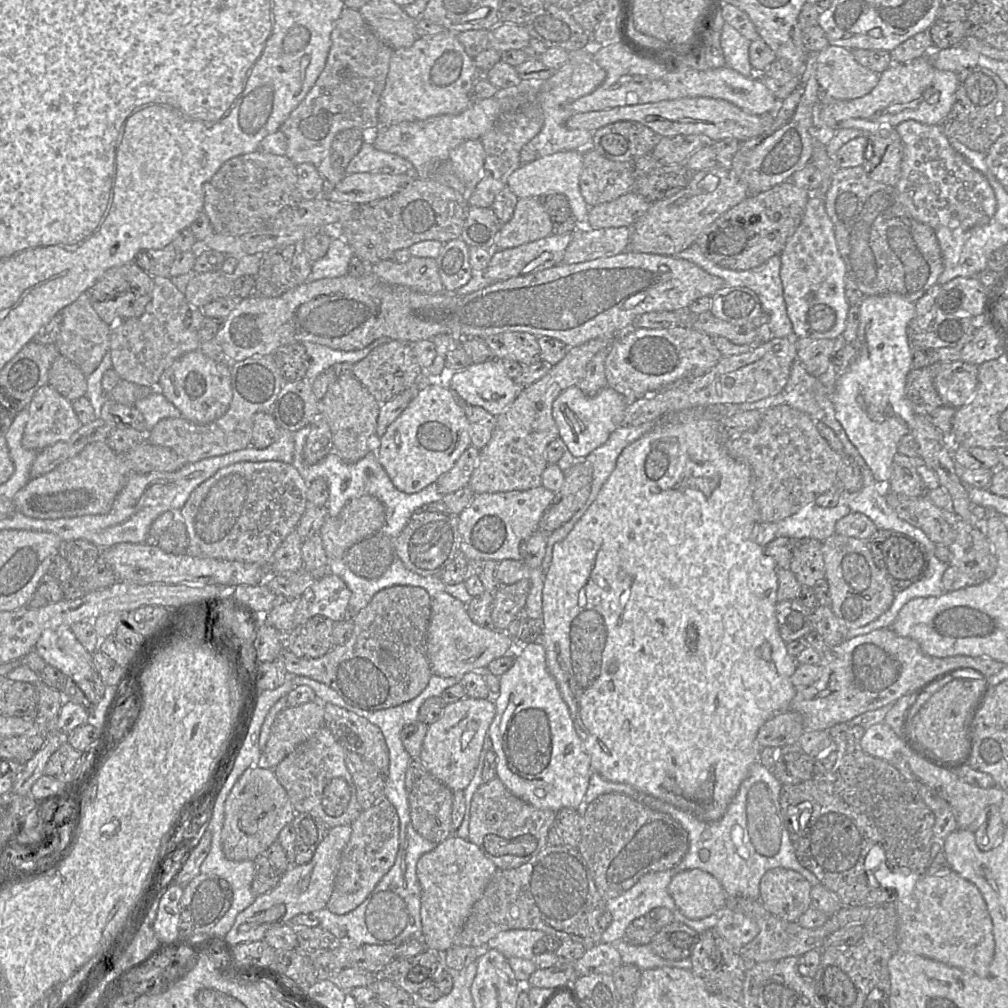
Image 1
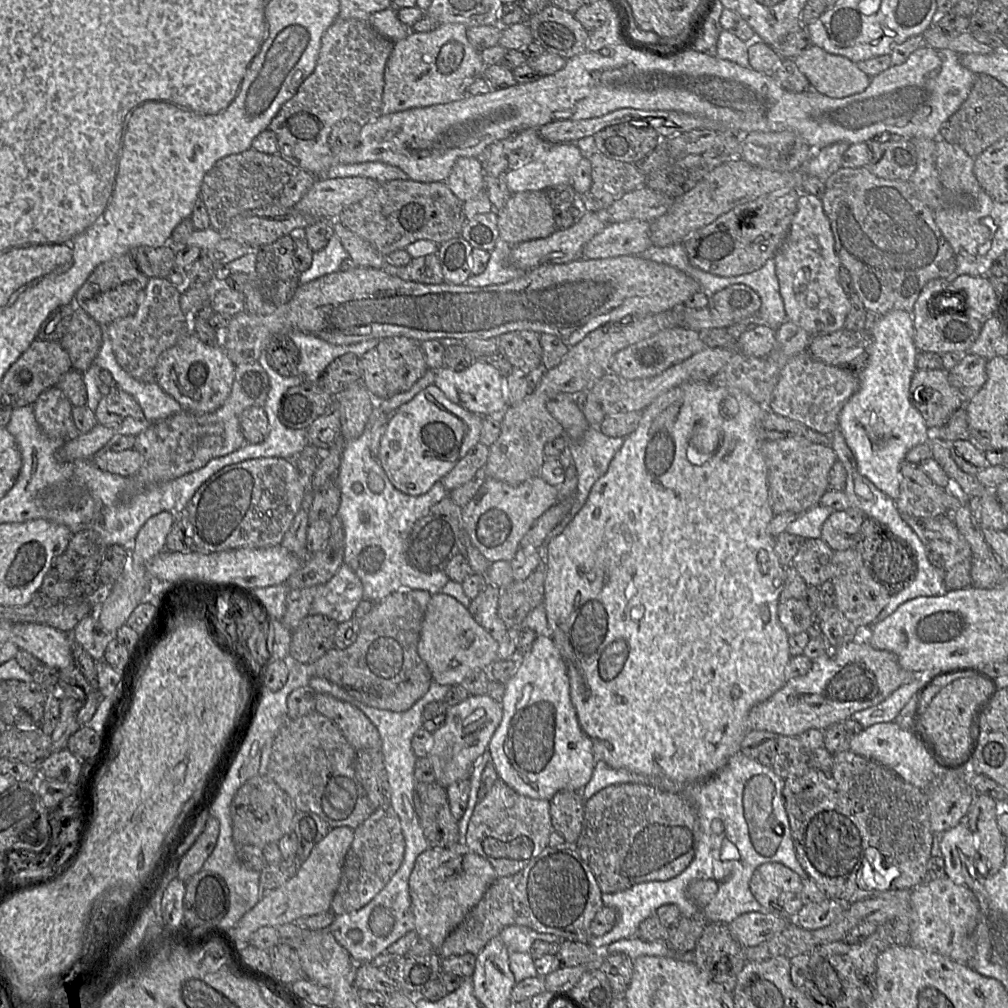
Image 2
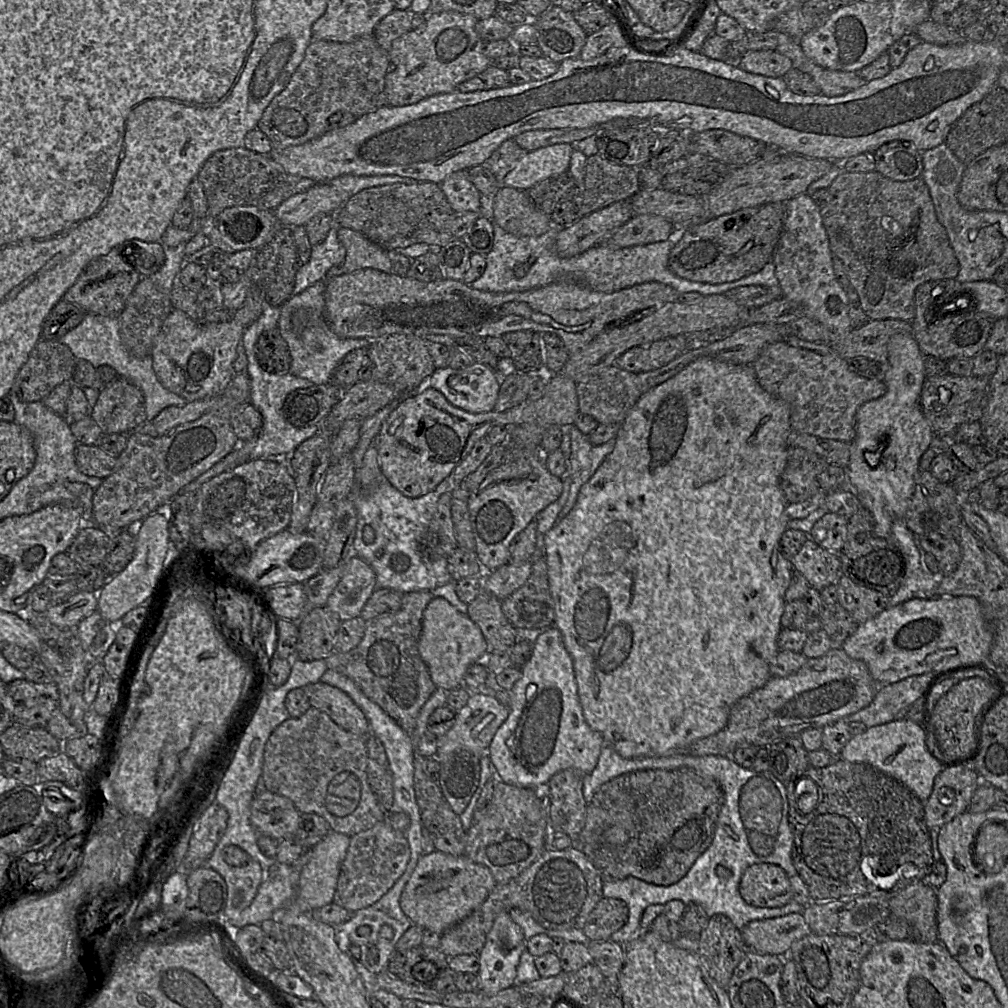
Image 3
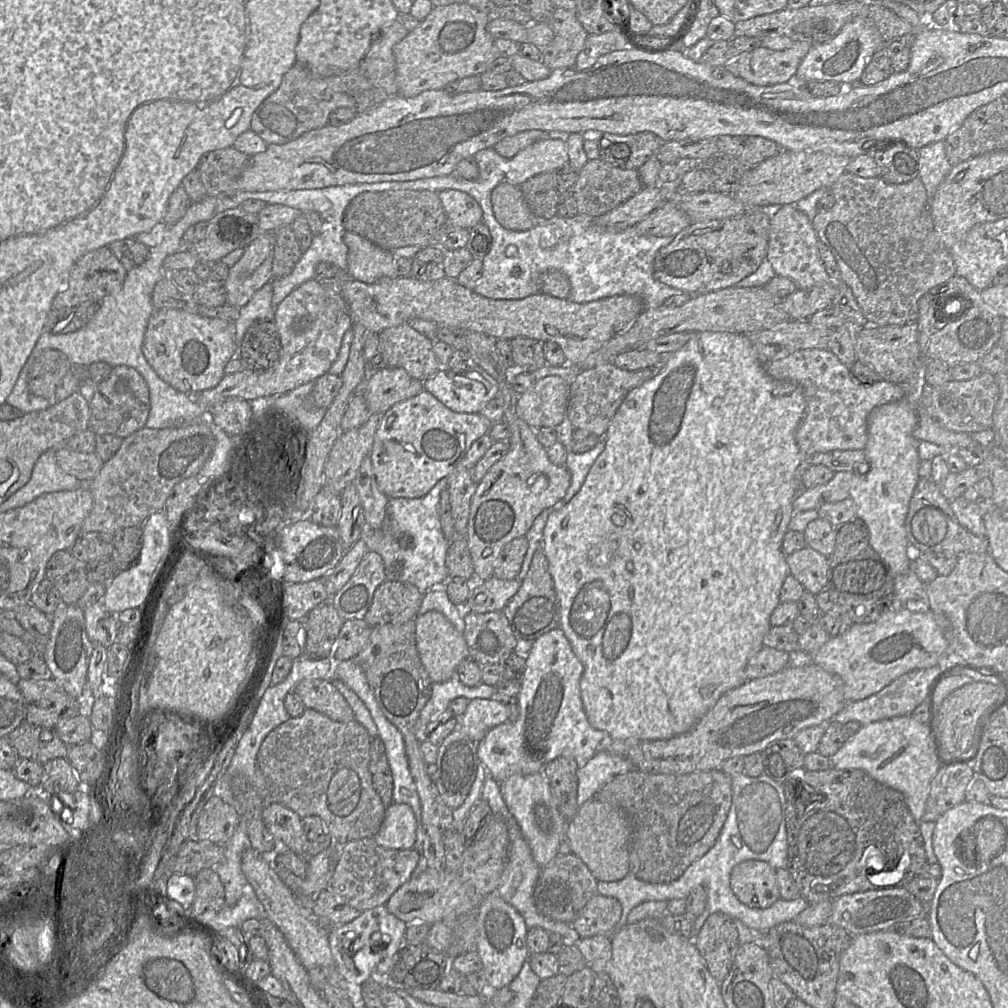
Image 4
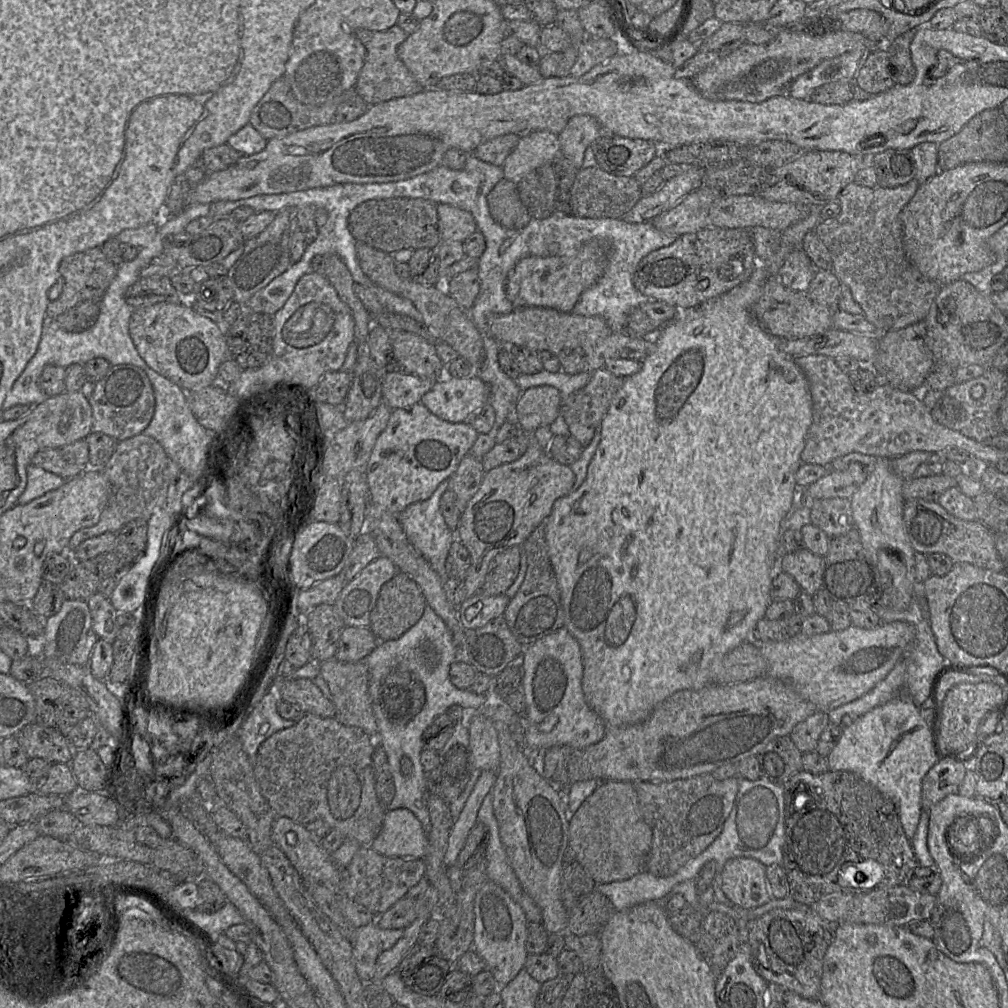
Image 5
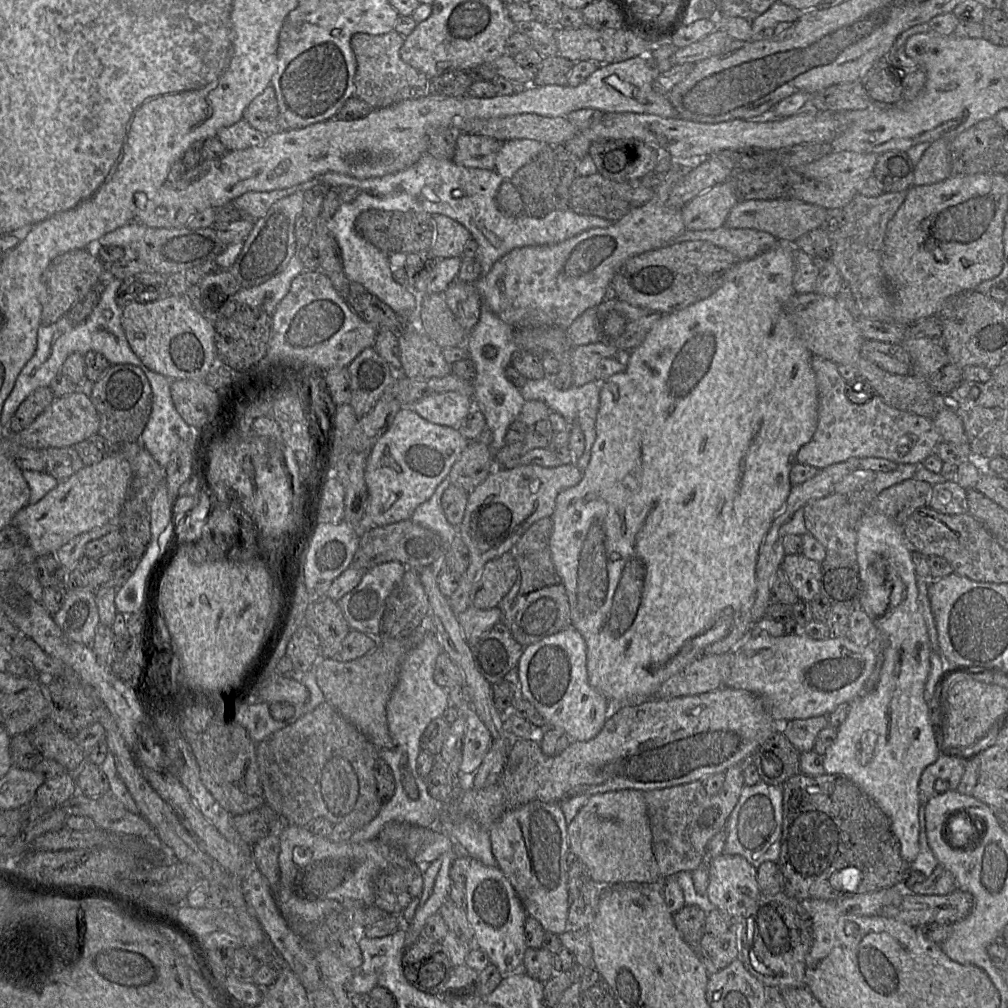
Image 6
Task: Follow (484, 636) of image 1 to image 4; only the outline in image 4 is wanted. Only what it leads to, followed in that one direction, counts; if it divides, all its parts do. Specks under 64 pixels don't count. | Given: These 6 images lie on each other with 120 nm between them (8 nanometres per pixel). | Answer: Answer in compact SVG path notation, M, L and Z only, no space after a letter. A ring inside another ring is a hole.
M430 610L415 617L416 647L426 672L432 682L441 683L449 680L457 666L469 658L469 651L463 633L440 612Z

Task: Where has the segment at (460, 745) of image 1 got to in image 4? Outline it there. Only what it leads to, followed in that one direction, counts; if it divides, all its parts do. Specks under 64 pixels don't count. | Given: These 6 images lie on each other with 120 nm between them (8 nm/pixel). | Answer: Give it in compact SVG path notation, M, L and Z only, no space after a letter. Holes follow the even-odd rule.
M475 698L468 701L458 726L472 741L478 743L493 727L509 719L507 706L497 699Z

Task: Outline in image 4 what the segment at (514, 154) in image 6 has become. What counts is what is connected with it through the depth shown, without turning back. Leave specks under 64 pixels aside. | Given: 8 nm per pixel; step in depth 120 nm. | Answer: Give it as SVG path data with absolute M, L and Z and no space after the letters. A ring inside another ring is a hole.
M550 134L547 139L539 140L516 154L509 160L509 170L505 175L505 180L509 183L520 186L527 179L544 172L554 172L559 167L568 163L568 147L566 136Z

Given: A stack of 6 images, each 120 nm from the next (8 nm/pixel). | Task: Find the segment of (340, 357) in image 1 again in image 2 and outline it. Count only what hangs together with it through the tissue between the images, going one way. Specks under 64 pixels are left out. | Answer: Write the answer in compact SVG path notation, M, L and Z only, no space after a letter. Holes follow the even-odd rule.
M300 330L286 333L300 352L296 376L309 383L316 383L325 368L337 357L347 353L361 357L380 341L380 339L370 339L350 345L334 345Z

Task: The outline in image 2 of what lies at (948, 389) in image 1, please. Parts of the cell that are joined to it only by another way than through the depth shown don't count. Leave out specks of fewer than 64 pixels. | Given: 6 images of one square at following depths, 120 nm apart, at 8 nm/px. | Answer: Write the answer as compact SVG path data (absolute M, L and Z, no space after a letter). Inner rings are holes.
M966 353L961 361L948 371L949 382L970 400L987 381L987 360L981 356Z

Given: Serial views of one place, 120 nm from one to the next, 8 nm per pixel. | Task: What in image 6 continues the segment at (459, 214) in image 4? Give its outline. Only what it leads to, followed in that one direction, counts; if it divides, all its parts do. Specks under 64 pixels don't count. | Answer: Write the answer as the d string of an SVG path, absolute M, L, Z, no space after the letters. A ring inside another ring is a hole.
M433 214L435 238L429 253L434 259L462 258L464 246L470 239L470 232L459 222L443 215Z

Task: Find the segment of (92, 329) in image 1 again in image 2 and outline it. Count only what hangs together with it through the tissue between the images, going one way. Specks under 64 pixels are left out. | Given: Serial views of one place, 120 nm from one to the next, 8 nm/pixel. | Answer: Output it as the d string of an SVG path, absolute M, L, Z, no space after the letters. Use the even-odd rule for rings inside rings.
M75 306L67 331L59 342L70 357L72 369L85 372L102 345L101 325L81 307Z

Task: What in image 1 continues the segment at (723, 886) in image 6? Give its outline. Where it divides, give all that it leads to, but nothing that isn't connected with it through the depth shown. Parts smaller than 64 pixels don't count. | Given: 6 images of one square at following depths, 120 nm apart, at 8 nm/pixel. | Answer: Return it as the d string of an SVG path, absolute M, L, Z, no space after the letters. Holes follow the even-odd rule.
M786 868L768 870L760 880L760 900L775 916L795 922L811 907L810 882Z

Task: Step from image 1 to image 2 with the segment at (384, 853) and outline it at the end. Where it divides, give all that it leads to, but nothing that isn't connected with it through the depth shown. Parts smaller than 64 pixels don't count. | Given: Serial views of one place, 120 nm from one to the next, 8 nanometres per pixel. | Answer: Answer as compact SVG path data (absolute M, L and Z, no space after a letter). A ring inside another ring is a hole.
M391 805L377 809L354 830L353 842L346 854L340 883L332 899L331 911L342 915L357 911L367 905L390 881L402 864L405 851L405 840L397 813Z

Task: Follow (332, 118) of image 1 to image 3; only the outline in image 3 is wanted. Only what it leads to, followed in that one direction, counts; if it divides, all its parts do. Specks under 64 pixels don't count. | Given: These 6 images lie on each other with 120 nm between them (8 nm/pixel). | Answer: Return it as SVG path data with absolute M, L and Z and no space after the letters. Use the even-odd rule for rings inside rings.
M373 35L348 43L312 40L302 62L286 87L266 107L256 128L269 138L273 150L283 150L324 134L329 130L328 118L336 112L349 112L358 118L377 110L385 105L388 53Z

